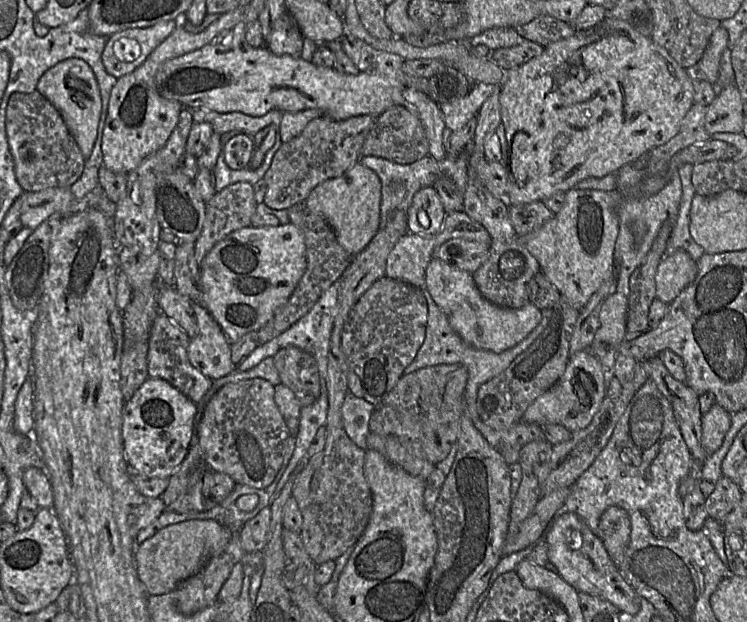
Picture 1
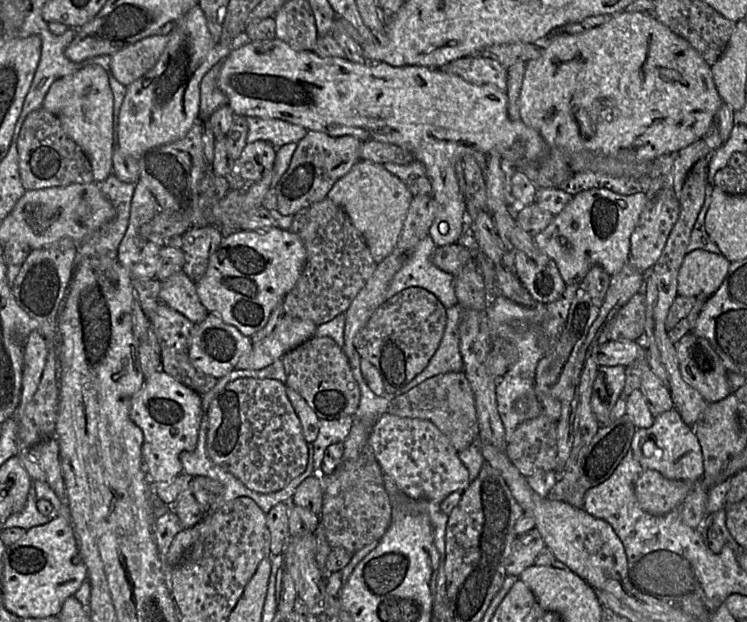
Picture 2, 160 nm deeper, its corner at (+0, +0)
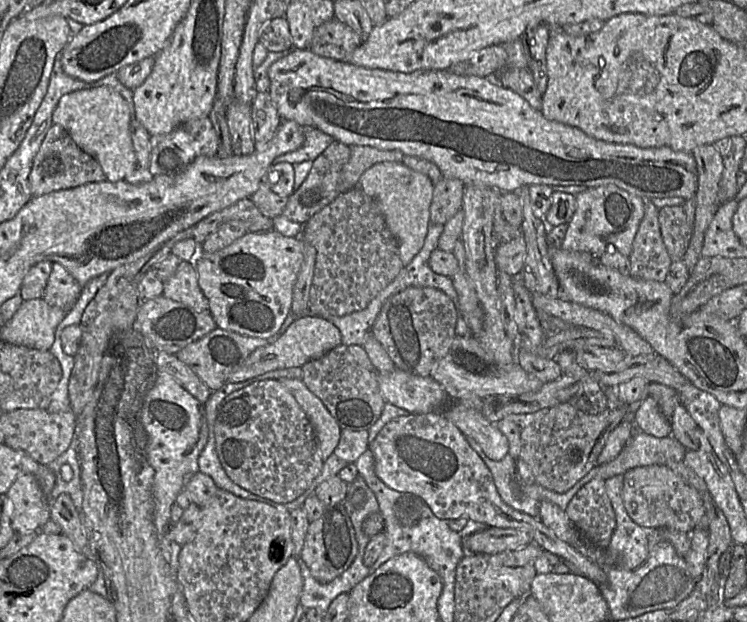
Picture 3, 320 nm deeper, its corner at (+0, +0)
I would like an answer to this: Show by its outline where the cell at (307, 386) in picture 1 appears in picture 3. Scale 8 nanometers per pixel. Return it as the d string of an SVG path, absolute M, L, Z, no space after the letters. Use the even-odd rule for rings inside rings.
M340 344L301 368L301 380L323 402L342 430L368 431L379 419L386 401L378 386L377 371L362 346Z

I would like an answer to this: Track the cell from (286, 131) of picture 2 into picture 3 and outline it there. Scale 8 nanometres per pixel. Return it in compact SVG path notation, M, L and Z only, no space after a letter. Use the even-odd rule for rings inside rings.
M304 127L304 136L304 143L299 149L276 157L273 163L314 161L334 141L332 136L313 127Z

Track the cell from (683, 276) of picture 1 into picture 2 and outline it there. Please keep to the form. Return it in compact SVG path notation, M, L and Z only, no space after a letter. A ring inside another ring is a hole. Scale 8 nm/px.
M699 249L687 253L678 273L678 295L710 297L722 284L730 264L731 262L721 254Z

